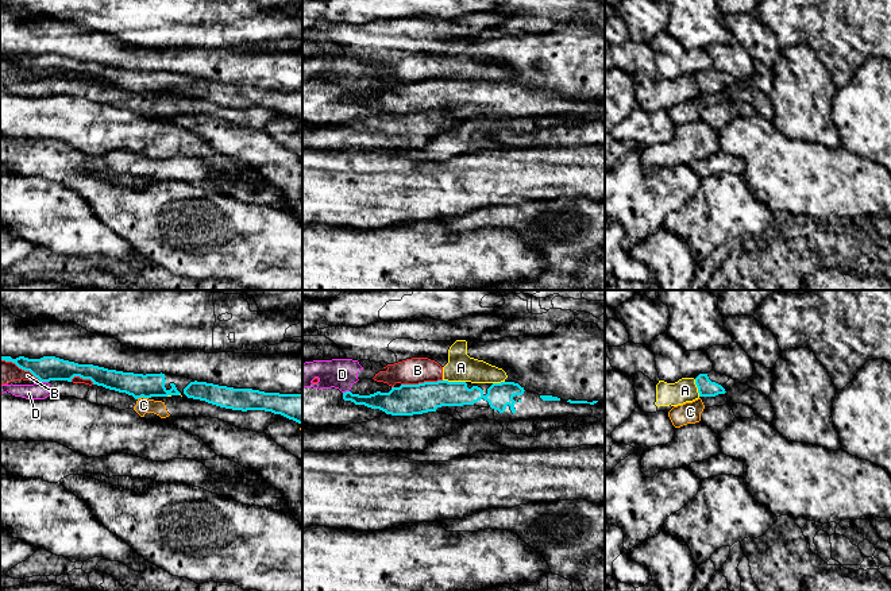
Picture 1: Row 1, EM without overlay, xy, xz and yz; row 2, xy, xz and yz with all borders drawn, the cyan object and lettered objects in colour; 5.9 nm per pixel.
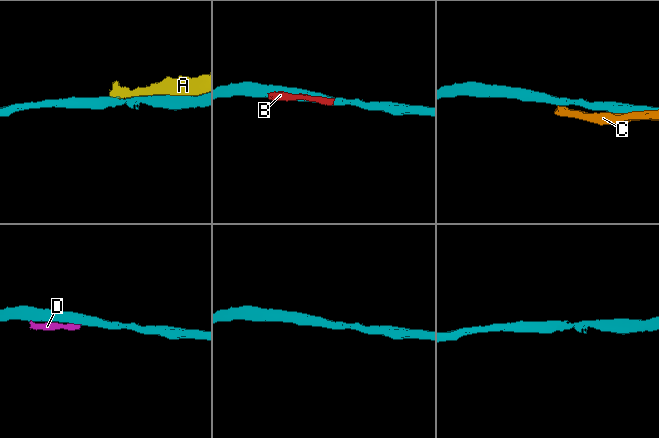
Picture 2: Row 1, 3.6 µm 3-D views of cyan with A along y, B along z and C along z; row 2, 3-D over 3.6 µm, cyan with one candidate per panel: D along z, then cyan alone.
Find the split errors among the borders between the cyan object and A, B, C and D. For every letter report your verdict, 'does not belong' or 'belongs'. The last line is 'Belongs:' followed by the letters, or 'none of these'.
A: does not belong
B: does not belong
C: does not belong
D: does not belong
Belongs: none of these

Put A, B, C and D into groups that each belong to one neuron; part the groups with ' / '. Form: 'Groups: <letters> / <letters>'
Groups: A B / C D

